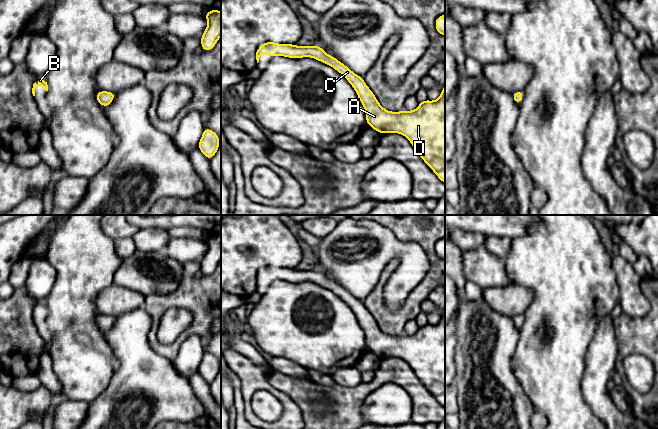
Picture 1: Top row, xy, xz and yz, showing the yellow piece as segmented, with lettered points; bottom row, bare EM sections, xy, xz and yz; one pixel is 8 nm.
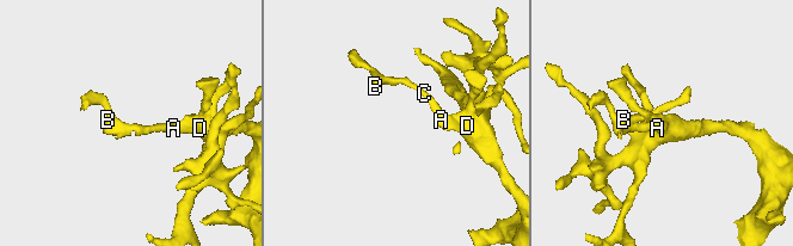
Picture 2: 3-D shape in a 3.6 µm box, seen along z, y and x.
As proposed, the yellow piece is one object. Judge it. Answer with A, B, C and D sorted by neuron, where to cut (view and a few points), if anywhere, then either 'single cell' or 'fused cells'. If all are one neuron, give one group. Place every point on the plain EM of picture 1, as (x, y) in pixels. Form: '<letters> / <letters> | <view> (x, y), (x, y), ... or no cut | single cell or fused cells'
A B C D | no cut | single cell

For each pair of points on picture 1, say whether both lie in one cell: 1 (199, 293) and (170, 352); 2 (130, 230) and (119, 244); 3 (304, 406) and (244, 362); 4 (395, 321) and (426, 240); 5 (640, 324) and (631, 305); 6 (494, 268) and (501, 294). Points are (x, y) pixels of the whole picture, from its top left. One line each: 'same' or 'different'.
1: same
2: different
3: different
4: same
5: different
6: different

